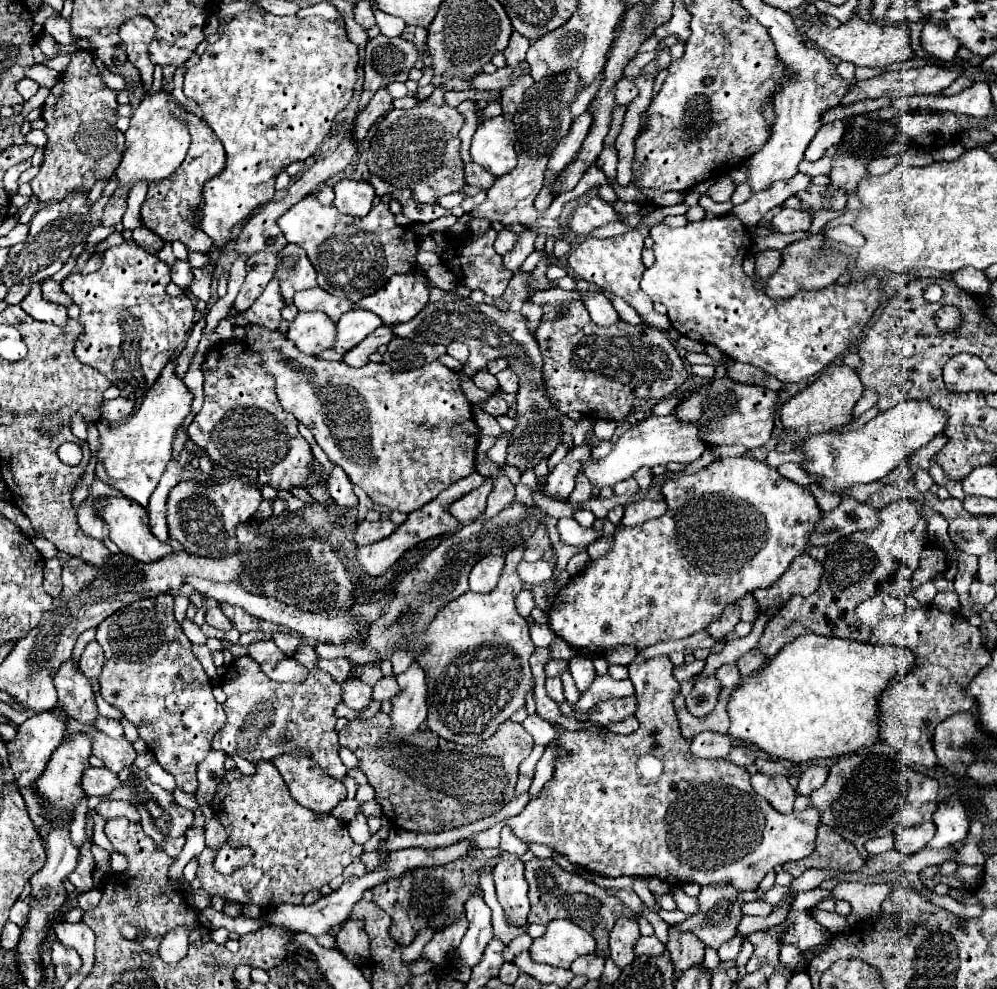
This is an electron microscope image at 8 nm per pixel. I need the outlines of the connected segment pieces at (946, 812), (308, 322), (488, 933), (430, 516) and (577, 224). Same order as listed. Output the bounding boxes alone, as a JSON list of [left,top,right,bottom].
[[928,792,970,848],[286,312,336,356],[454,894,492,966],[356,474,486,576],[558,196,622,236]]

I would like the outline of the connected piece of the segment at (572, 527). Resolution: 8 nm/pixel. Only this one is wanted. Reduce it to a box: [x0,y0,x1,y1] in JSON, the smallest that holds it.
[558,518,602,546]

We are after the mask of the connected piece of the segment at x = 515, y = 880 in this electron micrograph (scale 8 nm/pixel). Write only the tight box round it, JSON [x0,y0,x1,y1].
[492,852,530,926]

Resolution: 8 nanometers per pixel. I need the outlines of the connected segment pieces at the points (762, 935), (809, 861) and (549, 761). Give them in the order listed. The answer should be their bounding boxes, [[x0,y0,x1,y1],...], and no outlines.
[[746,922,788,972],[782,826,864,878],[530,742,558,798]]

